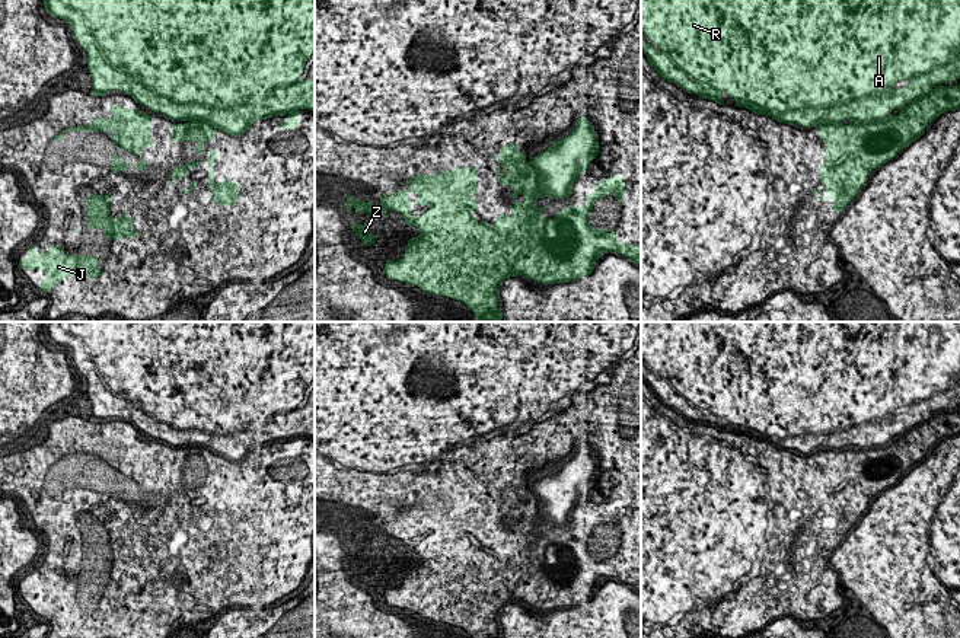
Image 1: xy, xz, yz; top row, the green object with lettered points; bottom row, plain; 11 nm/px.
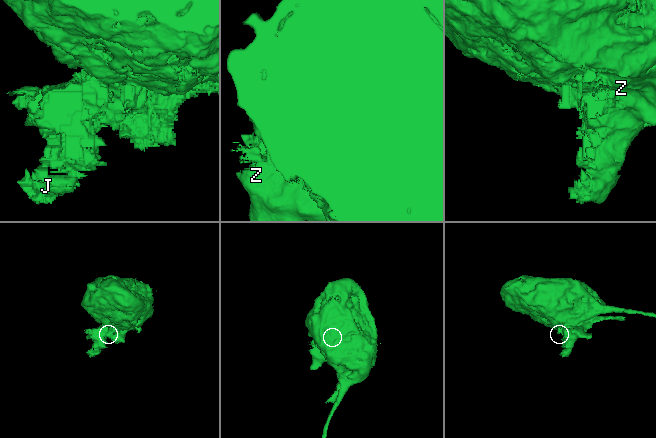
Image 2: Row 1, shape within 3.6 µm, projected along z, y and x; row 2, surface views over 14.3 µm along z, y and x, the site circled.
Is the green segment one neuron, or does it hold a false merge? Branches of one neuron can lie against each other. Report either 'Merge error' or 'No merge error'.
Merge error

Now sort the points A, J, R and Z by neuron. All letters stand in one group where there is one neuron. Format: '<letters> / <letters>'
A R / J Z

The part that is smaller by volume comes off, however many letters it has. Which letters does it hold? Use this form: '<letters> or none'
J, Z

